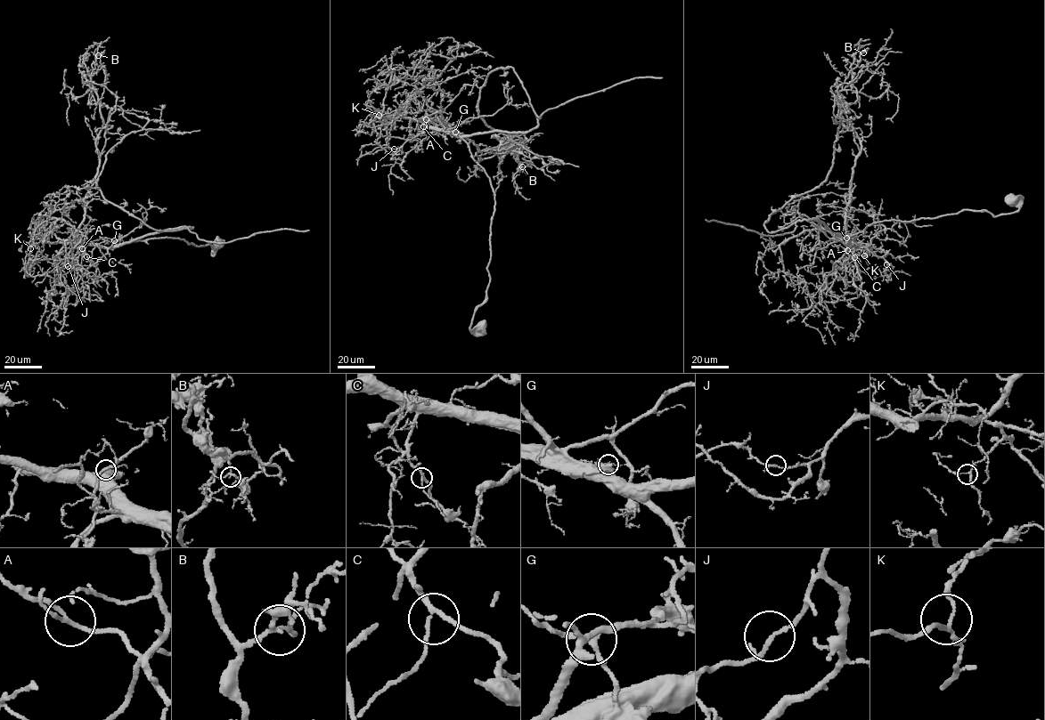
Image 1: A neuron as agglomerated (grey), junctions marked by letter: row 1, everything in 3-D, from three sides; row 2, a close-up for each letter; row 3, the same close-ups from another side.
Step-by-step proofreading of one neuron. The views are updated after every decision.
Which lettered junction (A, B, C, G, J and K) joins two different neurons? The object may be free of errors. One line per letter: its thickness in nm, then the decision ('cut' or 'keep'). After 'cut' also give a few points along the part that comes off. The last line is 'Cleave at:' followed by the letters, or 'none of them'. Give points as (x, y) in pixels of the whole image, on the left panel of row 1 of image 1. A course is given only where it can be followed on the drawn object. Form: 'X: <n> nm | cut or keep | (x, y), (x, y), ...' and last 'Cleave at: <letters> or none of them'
A: 140 nm | keep
B: 130 nm | keep
C: 150 nm | keep
G: 140 nm | keep
J: 120 nm | keep
K: 120 nm | keep
Cleave at: none of them

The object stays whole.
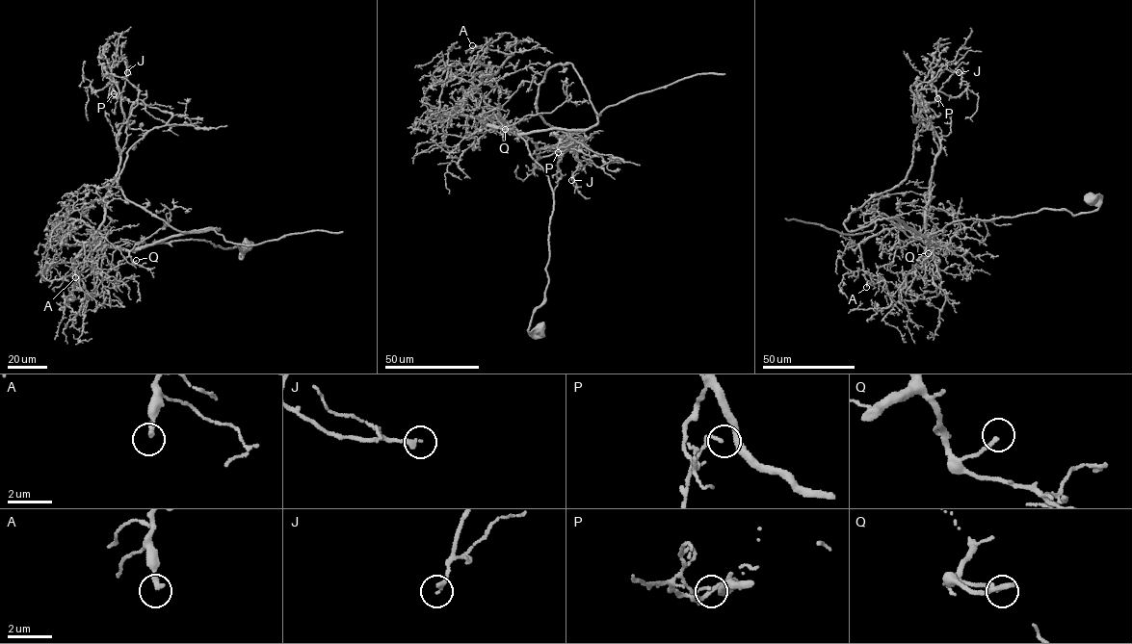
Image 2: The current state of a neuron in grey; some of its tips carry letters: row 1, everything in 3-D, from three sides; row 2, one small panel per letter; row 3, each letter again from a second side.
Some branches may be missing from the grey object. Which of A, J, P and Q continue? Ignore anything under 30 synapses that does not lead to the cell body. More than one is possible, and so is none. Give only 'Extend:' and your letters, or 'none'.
Extend: A

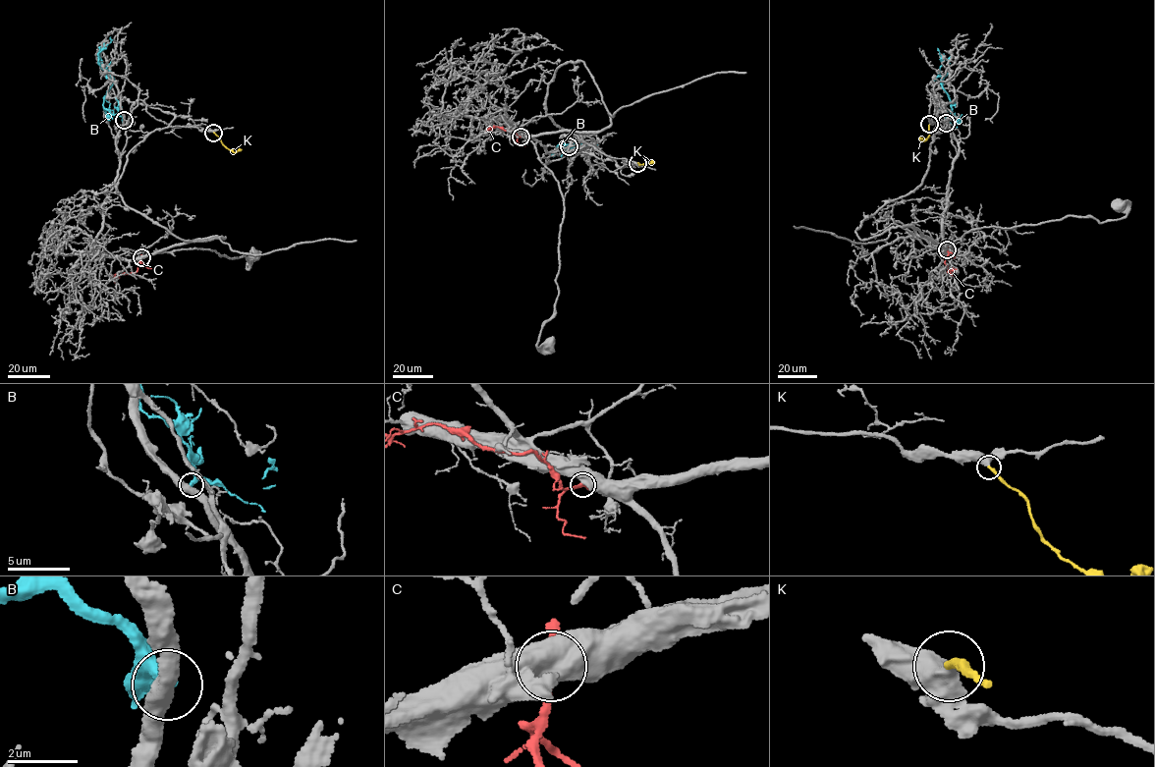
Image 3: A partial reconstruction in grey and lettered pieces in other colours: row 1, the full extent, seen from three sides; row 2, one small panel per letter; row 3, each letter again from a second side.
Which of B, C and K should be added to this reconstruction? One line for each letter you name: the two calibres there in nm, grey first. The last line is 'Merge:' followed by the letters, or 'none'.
K: 500/240 nm
Merge: K

